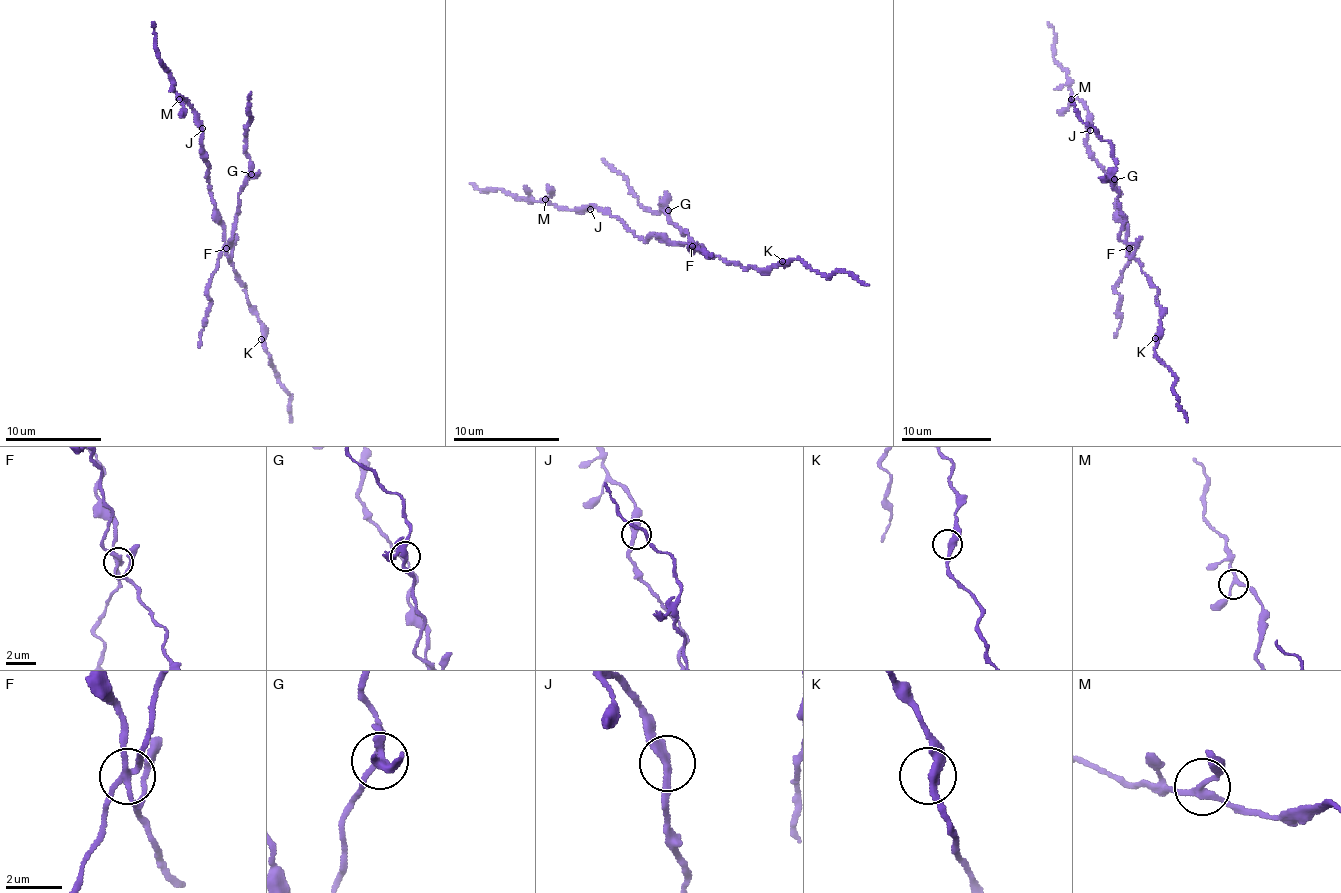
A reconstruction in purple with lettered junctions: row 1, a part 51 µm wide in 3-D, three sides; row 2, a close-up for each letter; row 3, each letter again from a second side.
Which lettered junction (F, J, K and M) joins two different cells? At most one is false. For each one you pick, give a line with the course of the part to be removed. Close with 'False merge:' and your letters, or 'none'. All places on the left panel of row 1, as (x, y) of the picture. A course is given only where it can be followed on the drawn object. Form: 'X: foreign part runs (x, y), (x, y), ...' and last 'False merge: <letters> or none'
F: foreign part runs (226, 247), (231, 239), (238, 193), (251, 169), (246, 141), (251, 119), (248, 113), (251, 92)
False merge: F

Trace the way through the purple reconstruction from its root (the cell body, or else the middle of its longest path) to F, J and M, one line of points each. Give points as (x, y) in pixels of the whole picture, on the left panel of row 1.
F: (221, 219), (226, 247)
J: (221, 219), (210, 193), (208, 166), (201, 143), (202, 128)
M: (221, 219), (211, 198), (197, 117), (184, 98), (179, 99)

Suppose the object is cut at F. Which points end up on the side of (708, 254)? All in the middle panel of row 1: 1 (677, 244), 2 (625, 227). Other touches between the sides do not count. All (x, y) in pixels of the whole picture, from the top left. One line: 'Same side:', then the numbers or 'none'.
Same side: none

